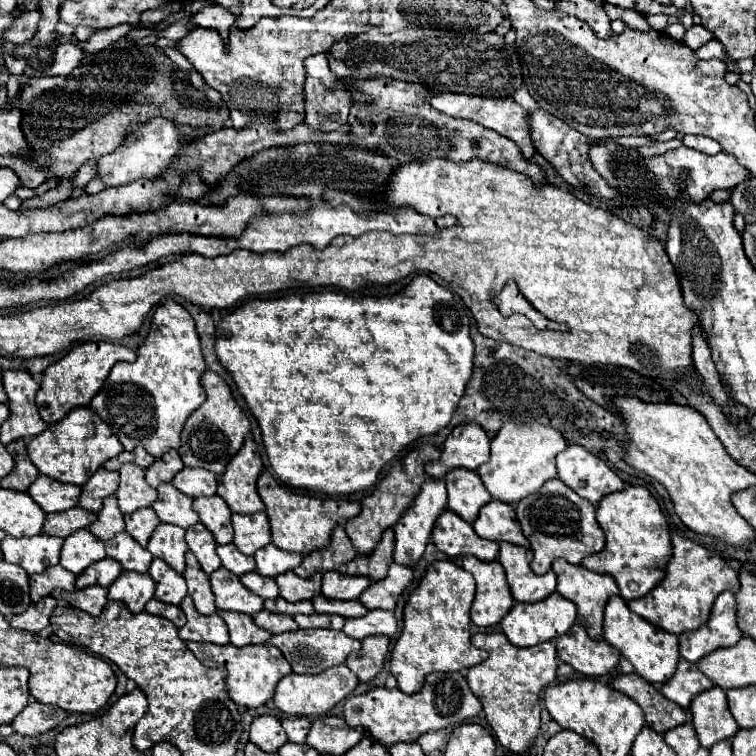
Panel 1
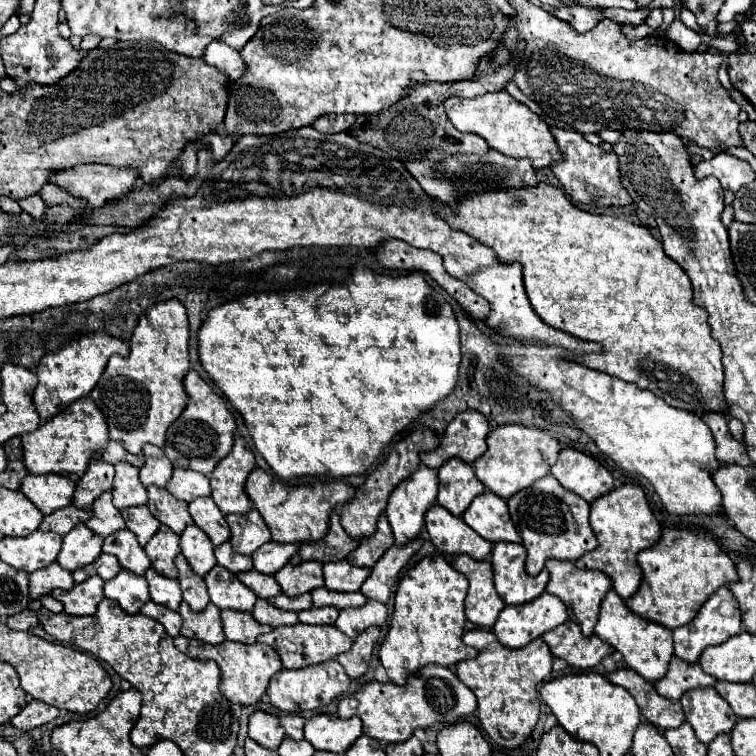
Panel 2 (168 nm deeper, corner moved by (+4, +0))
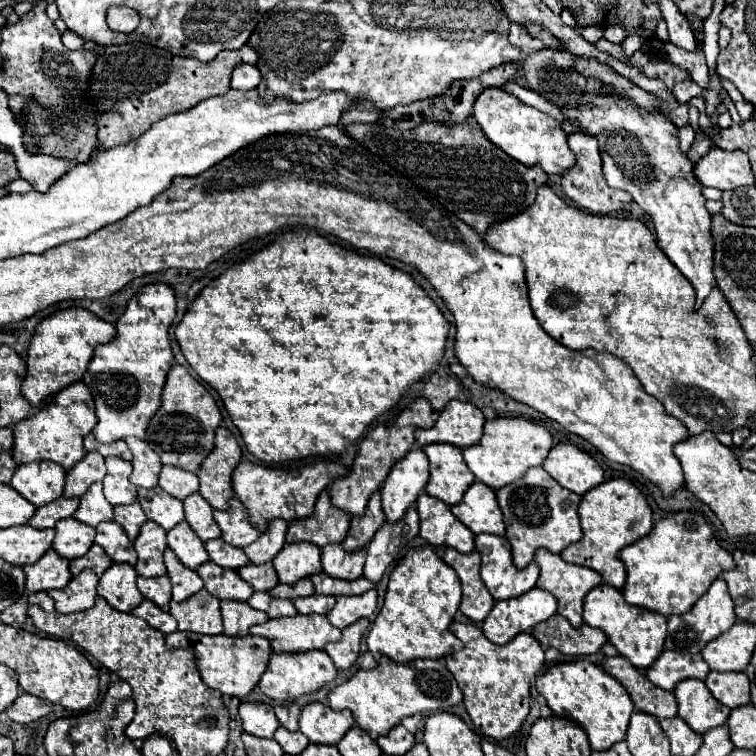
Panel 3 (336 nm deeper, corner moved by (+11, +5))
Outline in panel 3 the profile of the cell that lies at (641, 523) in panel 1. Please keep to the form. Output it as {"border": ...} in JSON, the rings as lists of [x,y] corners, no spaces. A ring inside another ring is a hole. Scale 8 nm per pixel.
{"border":[[[626,478],[608,480],[582,496],[580,502],[580,522],[582,522],[582,540],[568,546],[560,556],[570,564],[580,564],[596,570],[606,584],[622,588],[626,582],[626,566],[618,558],[620,550],[638,538],[644,538],[652,530],[652,510],[644,494]]]}

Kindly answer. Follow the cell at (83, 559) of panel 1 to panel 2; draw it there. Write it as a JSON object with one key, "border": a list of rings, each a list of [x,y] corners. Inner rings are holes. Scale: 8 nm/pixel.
{"border":[[[79,523],[77,527],[73,527],[73,531],[69,531],[63,537],[63,545],[61,545],[57,563],[65,567],[67,571],[85,567],[99,557],[101,545],[103,545],[103,537],[89,531],[83,523]]]}

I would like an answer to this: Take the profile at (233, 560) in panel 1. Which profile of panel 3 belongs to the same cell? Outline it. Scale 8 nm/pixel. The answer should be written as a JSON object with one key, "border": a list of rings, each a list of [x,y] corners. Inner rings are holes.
{"border":[[[222,538],[208,540],[206,542],[206,550],[210,554],[210,560],[216,562],[218,566],[222,566],[222,568],[238,570],[238,566],[246,566],[250,562],[242,548],[234,548],[234,546],[226,544]]]}

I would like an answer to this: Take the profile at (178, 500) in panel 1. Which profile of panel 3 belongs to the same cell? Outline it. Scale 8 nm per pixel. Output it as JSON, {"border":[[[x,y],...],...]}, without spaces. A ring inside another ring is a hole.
{"border":[[[160,486],[138,488],[138,502],[146,512],[148,520],[160,524],[164,530],[172,530],[184,520],[184,506],[178,498],[172,498]]]}

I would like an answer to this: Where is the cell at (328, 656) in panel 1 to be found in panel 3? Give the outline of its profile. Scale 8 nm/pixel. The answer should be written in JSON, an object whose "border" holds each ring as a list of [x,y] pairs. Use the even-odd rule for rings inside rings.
{"border":[[[292,616],[276,618],[250,628],[250,634],[270,640],[274,654],[300,654],[308,650],[320,650],[328,642],[338,642],[342,632],[330,624],[326,616]]]}

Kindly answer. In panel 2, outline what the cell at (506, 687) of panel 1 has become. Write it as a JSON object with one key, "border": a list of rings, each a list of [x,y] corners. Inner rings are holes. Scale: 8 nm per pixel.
{"border":[[[473,629],[463,635],[463,641],[479,651],[475,659],[457,663],[457,677],[475,693],[477,715],[487,737],[503,749],[519,747],[533,731],[539,719],[537,687],[551,675],[553,655],[547,643],[539,637],[521,649],[503,647],[493,631]]]}

